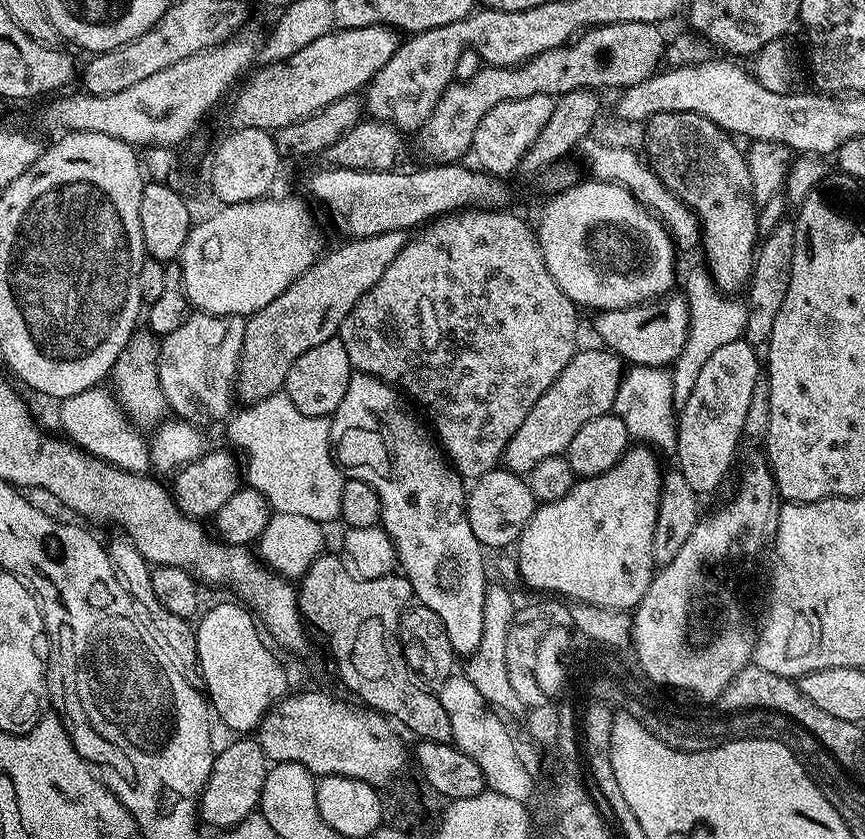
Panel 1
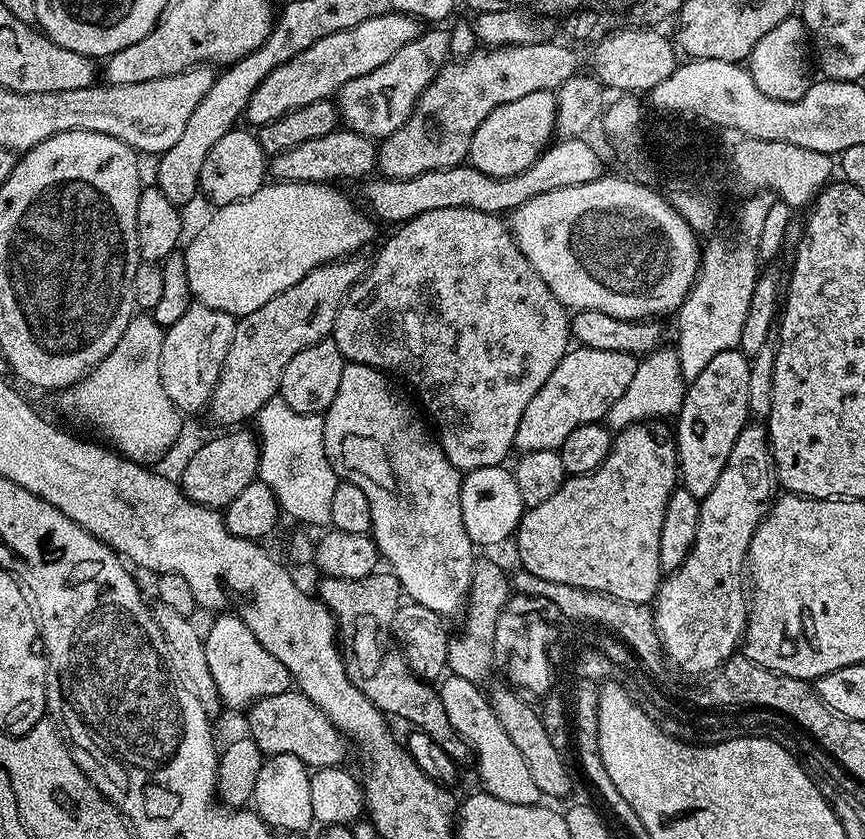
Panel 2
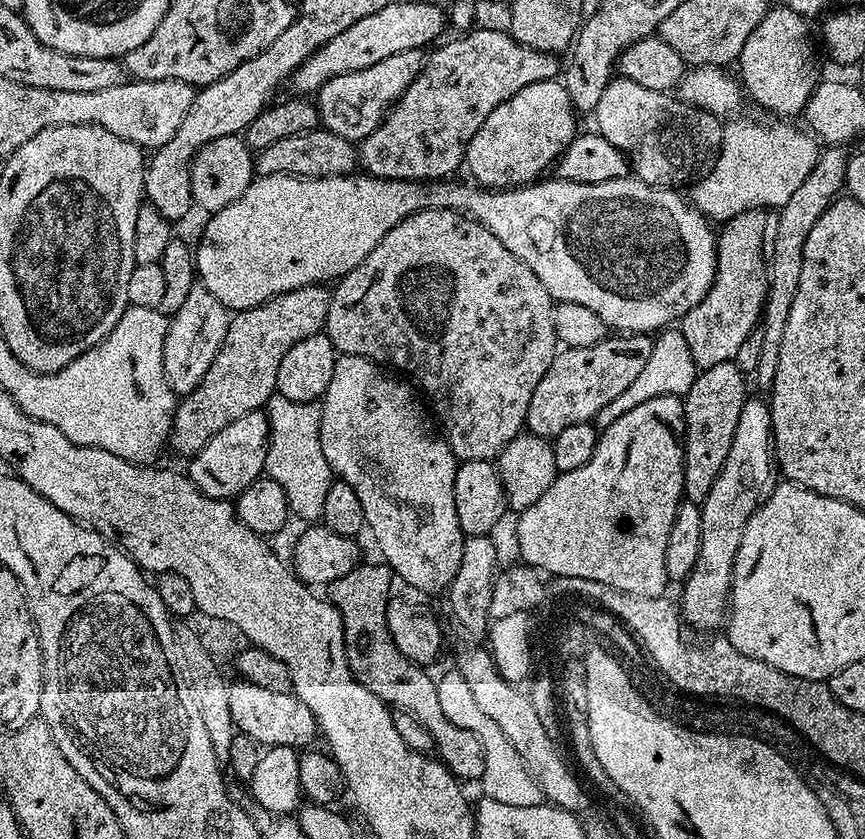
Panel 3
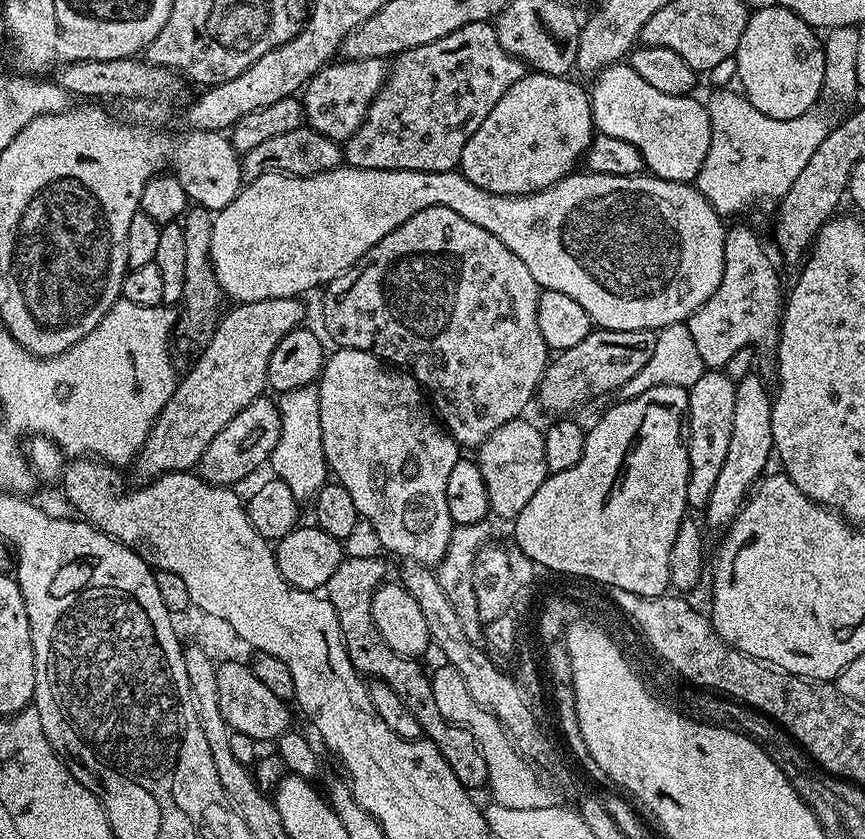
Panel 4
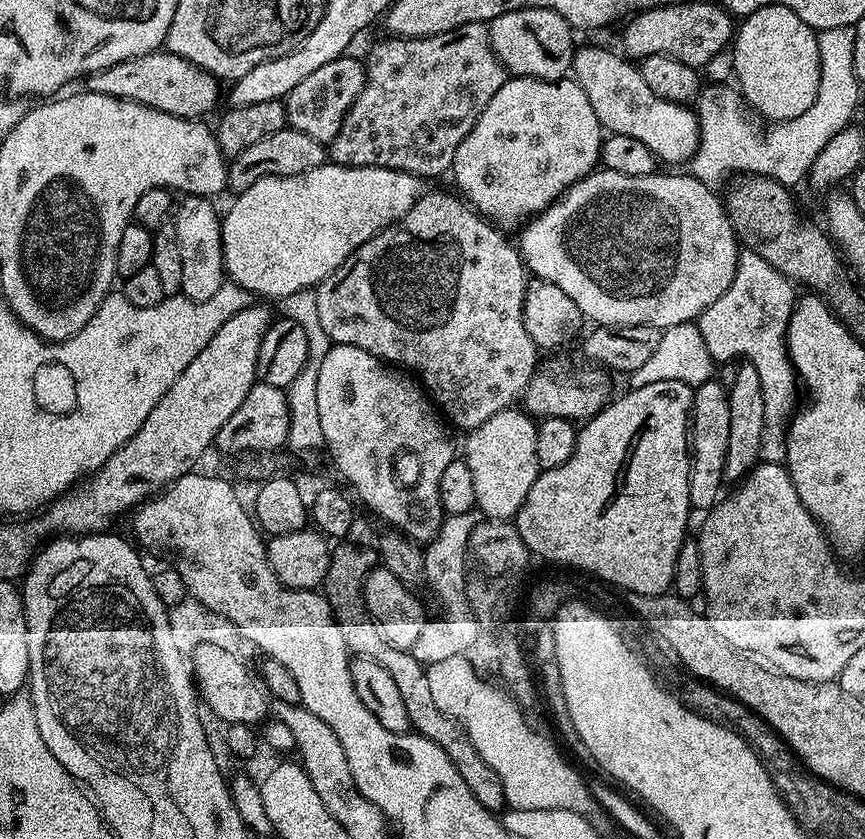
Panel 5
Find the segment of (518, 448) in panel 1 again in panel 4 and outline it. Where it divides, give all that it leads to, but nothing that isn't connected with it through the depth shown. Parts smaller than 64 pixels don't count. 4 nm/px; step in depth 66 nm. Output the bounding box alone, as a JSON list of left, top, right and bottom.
[538,328,656,414]

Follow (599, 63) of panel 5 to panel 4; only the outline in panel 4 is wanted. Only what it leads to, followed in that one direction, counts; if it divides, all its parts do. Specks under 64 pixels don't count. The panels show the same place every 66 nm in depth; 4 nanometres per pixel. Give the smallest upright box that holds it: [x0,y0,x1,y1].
[590,62,712,184]

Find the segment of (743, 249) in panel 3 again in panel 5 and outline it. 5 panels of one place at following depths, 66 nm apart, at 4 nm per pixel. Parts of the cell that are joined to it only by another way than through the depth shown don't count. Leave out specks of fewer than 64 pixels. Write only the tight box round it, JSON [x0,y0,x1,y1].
[698,251,798,464]

